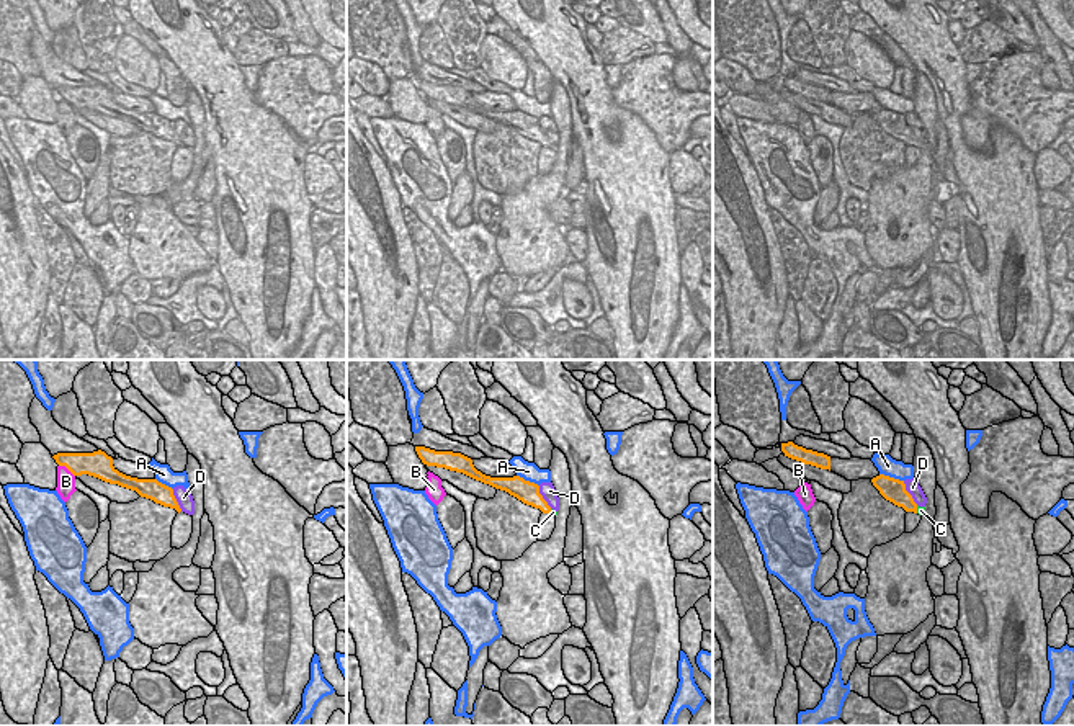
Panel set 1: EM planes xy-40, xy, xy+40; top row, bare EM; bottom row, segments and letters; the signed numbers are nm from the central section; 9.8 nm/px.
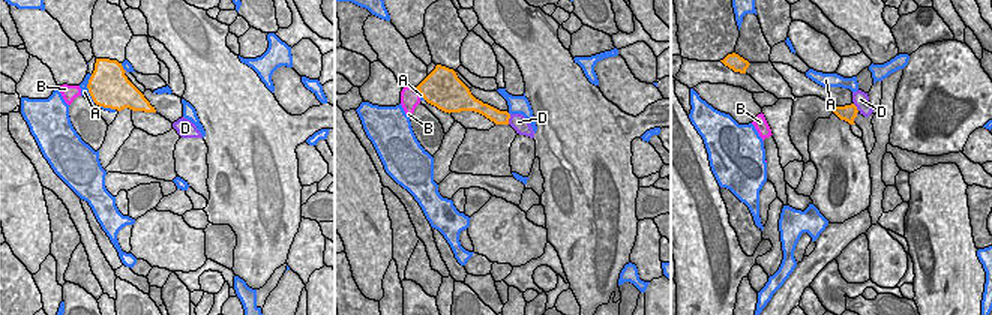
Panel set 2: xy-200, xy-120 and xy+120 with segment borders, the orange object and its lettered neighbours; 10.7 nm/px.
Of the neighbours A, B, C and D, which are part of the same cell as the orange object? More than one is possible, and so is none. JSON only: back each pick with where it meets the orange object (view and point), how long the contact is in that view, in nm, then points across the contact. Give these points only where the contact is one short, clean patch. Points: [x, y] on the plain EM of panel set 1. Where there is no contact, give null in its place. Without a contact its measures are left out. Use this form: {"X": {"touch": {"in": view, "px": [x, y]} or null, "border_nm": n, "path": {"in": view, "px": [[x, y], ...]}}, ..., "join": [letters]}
{"join": []}

